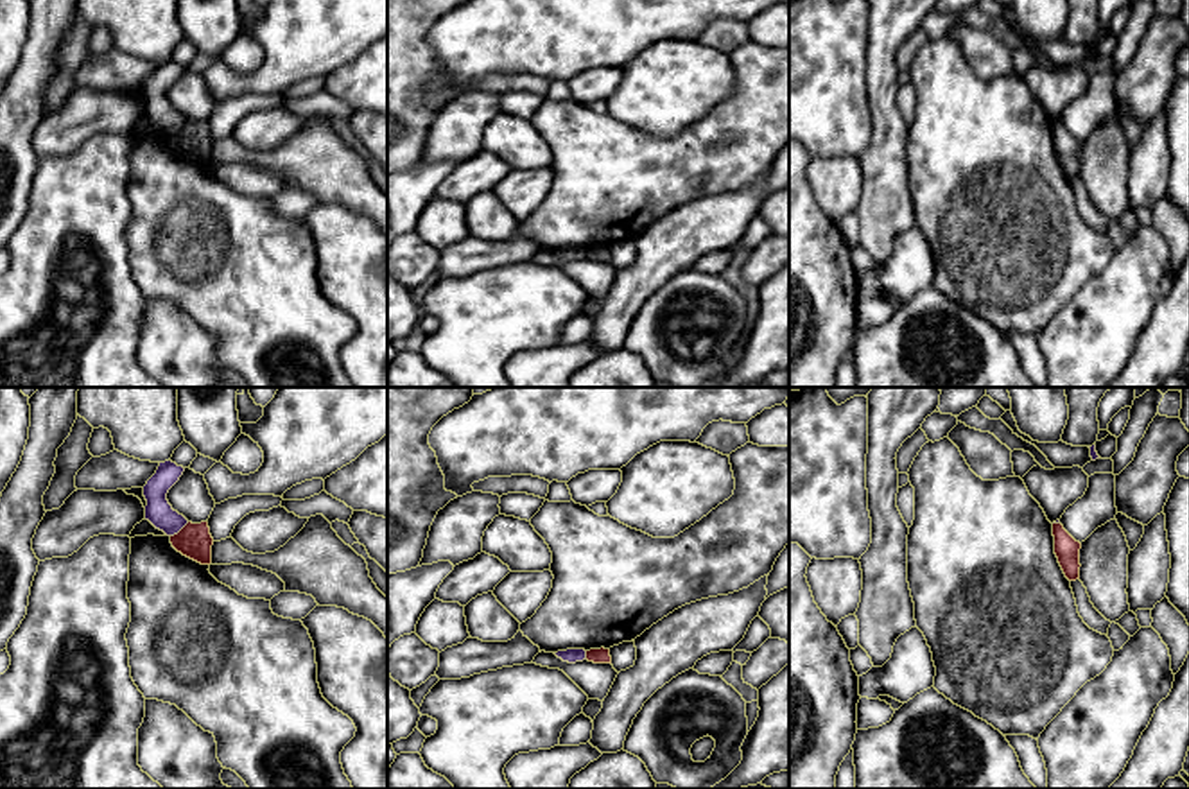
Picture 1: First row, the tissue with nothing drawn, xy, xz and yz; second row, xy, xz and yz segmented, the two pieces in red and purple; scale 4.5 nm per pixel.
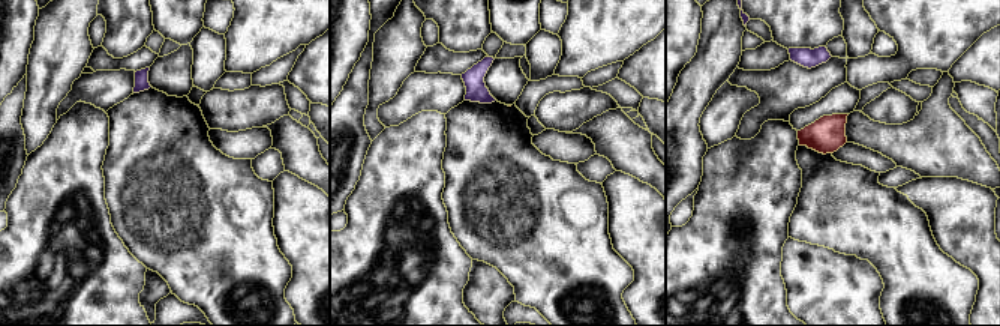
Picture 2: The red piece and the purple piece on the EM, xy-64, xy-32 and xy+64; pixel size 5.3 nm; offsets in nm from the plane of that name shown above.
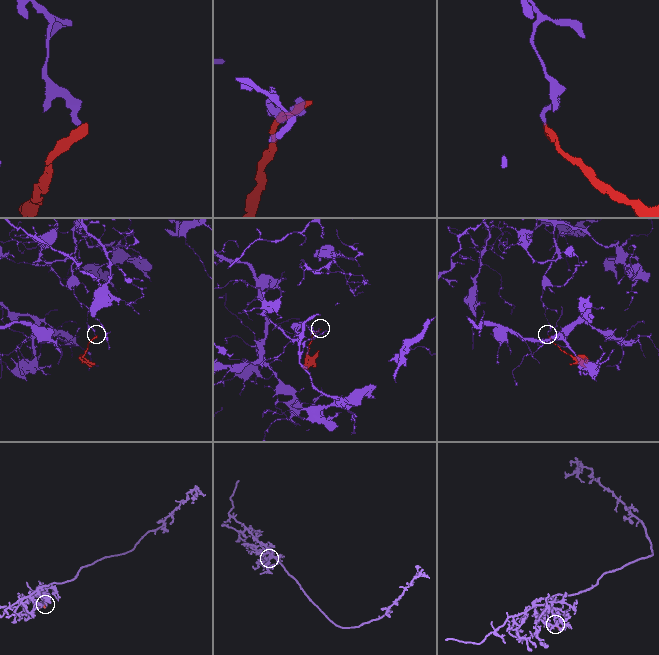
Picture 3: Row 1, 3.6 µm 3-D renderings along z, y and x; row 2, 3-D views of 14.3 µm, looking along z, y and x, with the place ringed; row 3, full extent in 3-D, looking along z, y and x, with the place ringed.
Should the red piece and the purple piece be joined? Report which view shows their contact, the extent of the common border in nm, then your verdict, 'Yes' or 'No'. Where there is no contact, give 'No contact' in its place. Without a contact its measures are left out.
Touches red in xy. Shared border 110 nm. No

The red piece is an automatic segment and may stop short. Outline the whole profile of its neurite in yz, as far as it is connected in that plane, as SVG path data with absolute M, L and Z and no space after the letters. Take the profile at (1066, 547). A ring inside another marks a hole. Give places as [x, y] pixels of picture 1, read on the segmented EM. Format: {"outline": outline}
{"outline": "M1053 524L1054 536L1054 554L1058 563L1069 581L1080 579L1080 549L1081 543L1076 542L1062 524Z"}

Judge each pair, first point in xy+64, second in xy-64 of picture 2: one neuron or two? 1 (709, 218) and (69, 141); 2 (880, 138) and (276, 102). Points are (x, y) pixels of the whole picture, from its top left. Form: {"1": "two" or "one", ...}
{"1": "one", "2": "two"}

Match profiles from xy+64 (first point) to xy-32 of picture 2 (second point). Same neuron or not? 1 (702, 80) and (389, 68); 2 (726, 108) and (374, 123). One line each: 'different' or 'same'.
1: different
2: different

